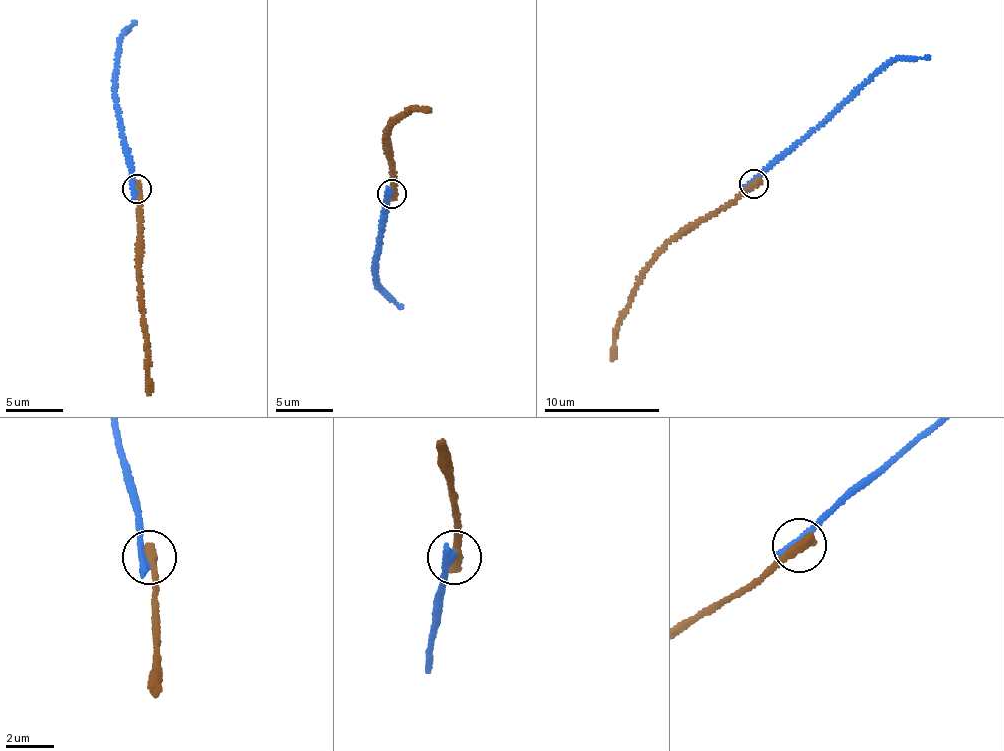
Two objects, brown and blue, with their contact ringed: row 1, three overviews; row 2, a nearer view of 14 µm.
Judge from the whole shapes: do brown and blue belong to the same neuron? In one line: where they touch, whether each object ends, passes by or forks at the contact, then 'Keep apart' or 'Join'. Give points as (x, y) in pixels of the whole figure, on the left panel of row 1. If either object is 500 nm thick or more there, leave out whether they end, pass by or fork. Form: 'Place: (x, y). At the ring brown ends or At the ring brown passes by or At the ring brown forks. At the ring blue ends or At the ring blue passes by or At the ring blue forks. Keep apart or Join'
Place: (136, 188). Keep apart

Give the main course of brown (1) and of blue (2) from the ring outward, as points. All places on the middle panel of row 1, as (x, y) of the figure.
1: (390, 194), (395, 180), (388, 130), (412, 108), (427, 110)
2: (390, 194), (372, 268), (381, 289), (401, 308)

